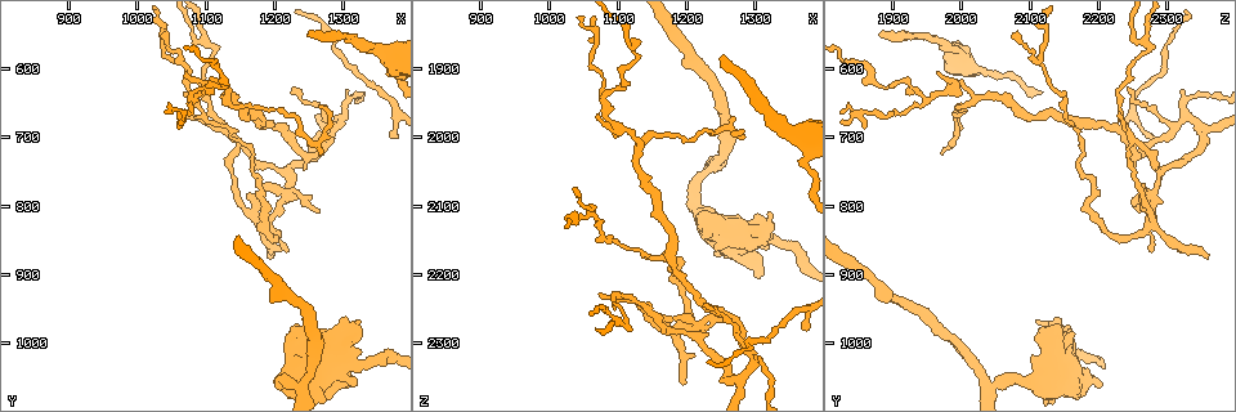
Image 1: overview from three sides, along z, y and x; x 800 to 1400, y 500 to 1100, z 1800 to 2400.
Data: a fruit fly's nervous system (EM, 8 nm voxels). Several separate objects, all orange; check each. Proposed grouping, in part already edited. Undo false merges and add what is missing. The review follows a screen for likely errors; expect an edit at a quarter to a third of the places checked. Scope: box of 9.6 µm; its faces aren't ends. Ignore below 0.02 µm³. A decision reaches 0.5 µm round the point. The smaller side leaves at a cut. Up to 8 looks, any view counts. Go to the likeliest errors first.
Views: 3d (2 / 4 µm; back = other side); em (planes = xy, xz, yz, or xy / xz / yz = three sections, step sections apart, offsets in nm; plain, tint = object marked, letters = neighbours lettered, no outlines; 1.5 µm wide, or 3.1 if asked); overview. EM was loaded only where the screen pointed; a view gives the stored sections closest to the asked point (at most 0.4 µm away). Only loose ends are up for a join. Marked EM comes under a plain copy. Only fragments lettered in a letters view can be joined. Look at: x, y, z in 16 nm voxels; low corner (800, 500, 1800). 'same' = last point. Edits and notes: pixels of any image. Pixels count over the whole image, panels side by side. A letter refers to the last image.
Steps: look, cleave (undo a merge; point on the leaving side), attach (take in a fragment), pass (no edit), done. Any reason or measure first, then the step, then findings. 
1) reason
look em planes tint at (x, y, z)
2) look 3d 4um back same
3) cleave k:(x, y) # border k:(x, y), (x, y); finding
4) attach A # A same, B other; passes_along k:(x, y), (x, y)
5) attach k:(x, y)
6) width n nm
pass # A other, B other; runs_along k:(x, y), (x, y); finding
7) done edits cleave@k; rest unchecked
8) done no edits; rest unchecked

look em xz step 8 letters at (1250, 545, 1880)

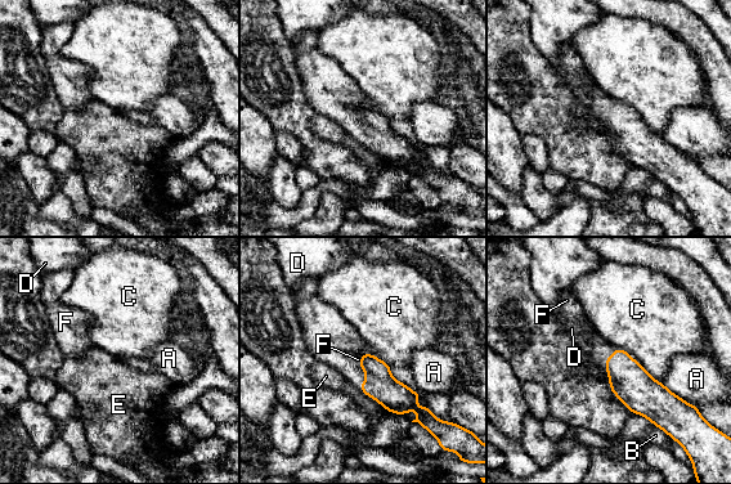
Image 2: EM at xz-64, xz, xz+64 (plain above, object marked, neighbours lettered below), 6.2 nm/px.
width 130 nm
attach F # A other, B other, C other, D other, E other, F same; passes_along 2:(636, 389), (605, 366), (588, 341); the neuron continues

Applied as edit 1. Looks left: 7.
look overview

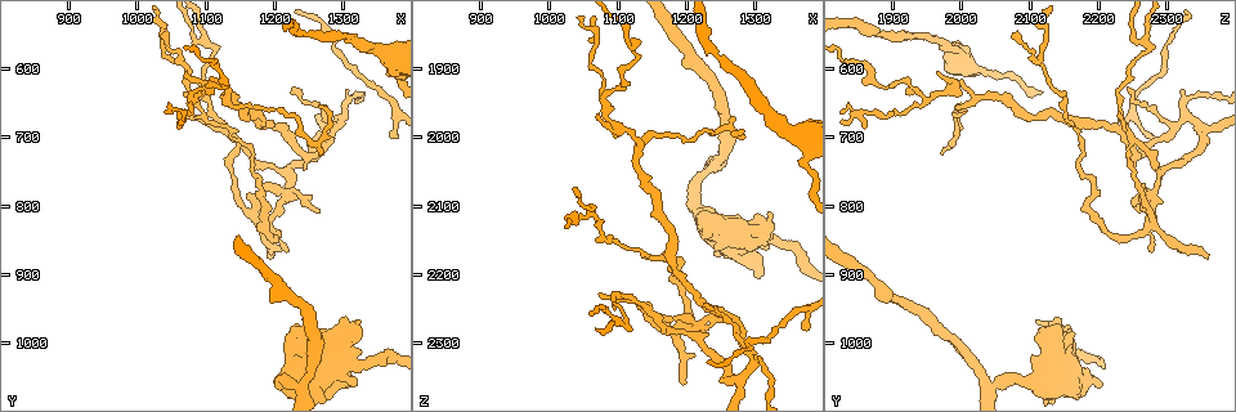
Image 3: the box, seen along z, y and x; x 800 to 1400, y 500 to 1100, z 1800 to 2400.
look em planes tint at (1240, 1065, 2045)

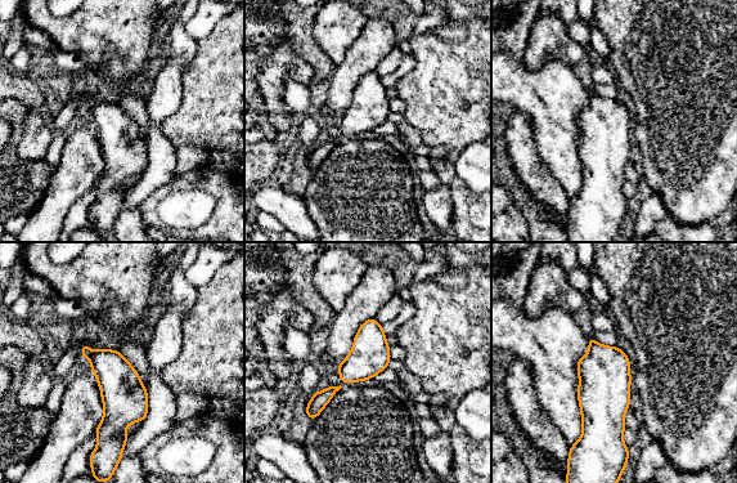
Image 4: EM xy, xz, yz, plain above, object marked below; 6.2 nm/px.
see the neighbours
look em planes letters same

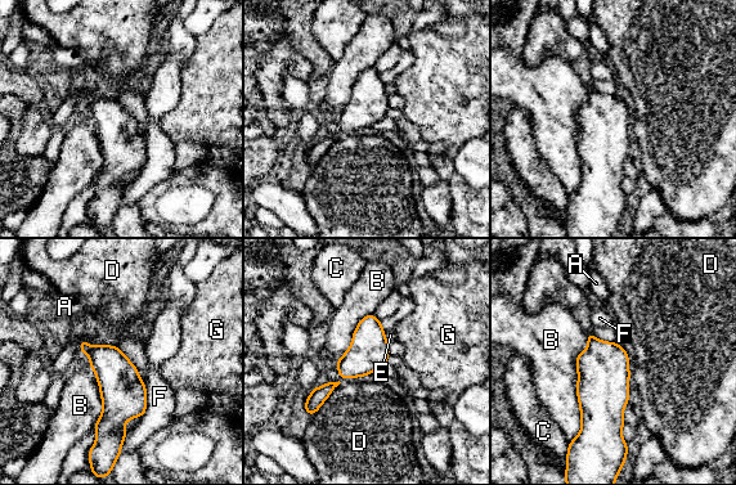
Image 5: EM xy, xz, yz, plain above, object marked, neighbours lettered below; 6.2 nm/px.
width 240 nm
pass # A other, B other, C other, D other, E other, F other, G other; runs_along 5:(371, 318), (368, 349), (310, 411); one neuron here

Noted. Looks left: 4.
two arms in line, one across
look em xz step 8 letters at (1100, 560, 2275)

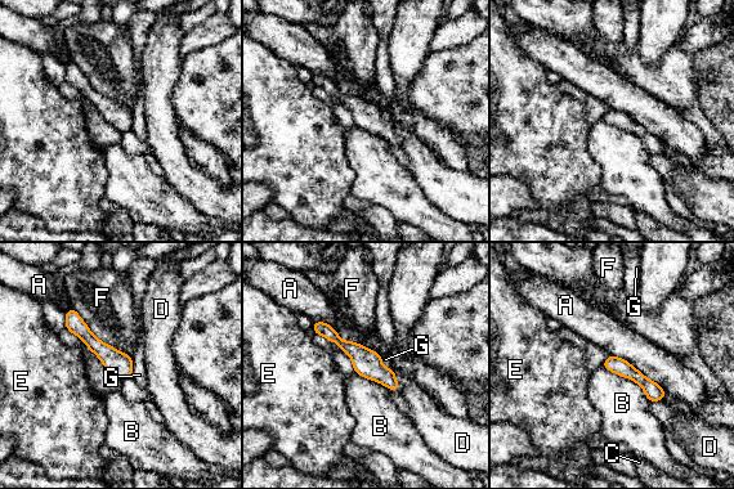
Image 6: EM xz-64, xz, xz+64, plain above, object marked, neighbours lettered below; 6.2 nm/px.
pass # A other, B other, C other, D other, E other, F other, G other; border 6:(602, 366), (634, 380), (649, 400); continuous, no second neuron

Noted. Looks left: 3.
done edits attach@2; rest unchecked

